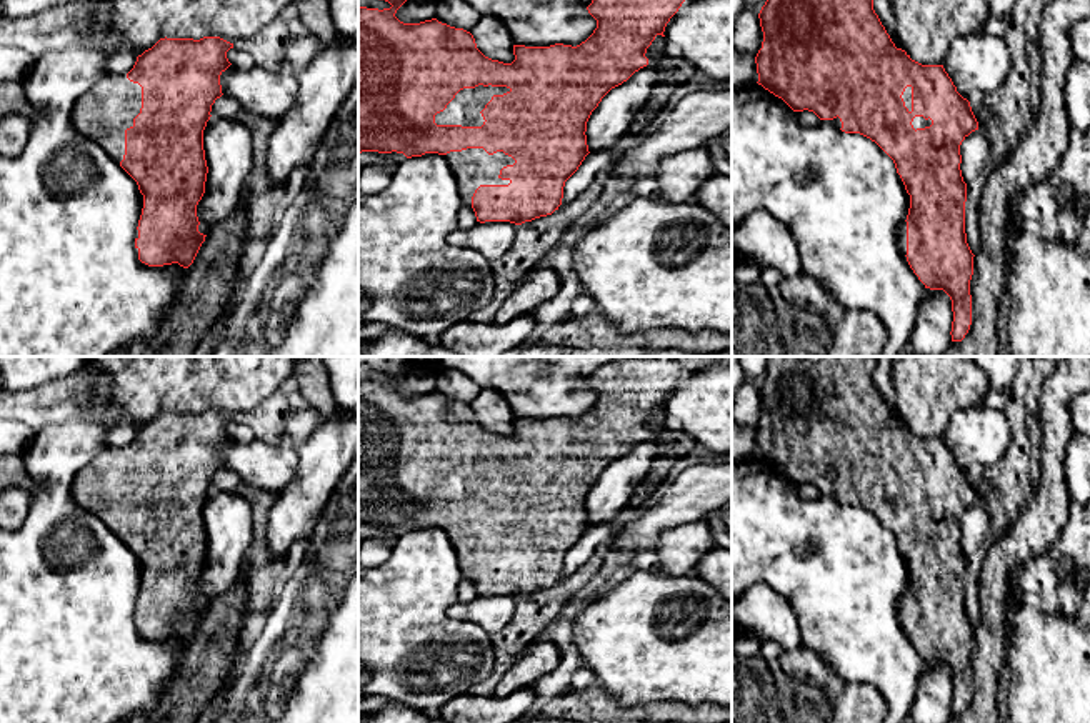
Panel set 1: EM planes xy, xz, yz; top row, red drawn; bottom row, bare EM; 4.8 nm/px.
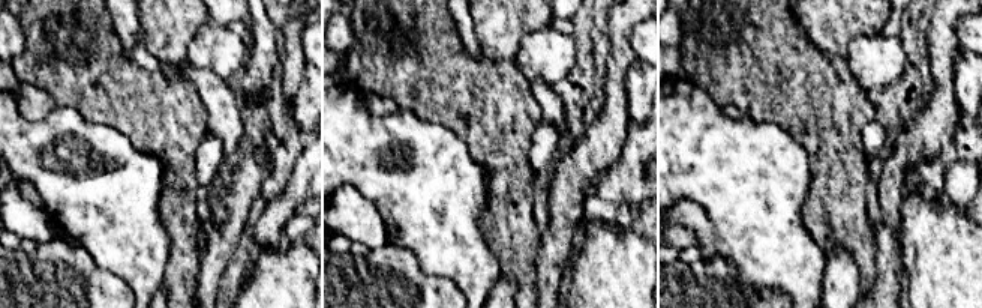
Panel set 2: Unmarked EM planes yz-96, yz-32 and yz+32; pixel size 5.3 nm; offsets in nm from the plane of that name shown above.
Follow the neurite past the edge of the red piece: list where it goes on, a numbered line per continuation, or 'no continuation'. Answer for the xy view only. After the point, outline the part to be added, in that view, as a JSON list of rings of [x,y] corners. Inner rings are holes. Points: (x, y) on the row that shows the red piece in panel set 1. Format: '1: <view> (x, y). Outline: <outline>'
1: xy (102, 115). Outline: [[[108,75],[82,95],[70,113],[73,130],[102,147],[117,163],[125,155],[125,130],[142,108],[142,87],[125,75]]]

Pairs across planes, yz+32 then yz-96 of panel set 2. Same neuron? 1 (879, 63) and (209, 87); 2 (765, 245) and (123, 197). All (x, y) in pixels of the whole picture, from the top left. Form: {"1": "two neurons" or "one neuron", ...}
{"1": "two neurons", "2": "one neuron"}

